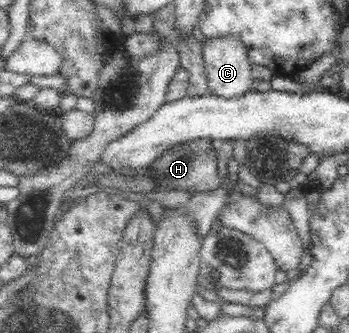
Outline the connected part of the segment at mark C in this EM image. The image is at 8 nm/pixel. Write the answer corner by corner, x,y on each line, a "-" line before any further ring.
232,38
208,39
202,46
207,94
235,99
251,90
254,78
243,44

